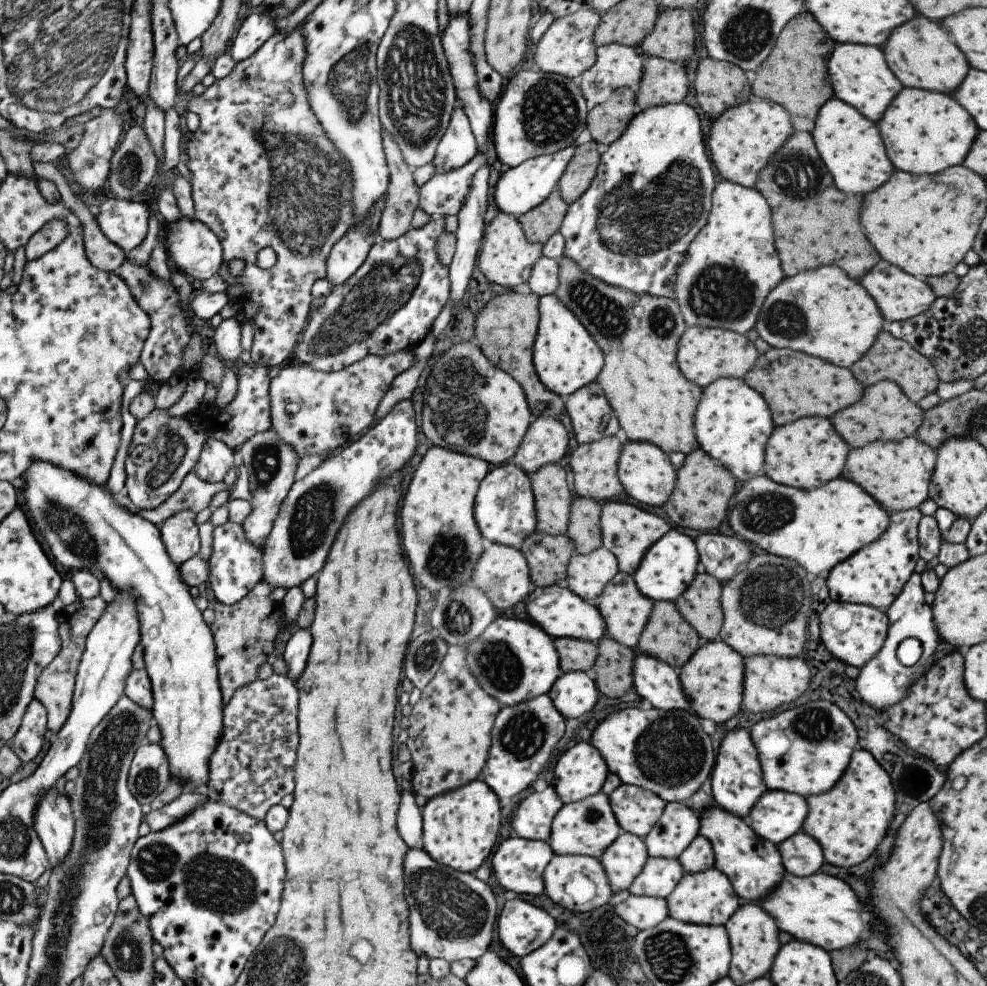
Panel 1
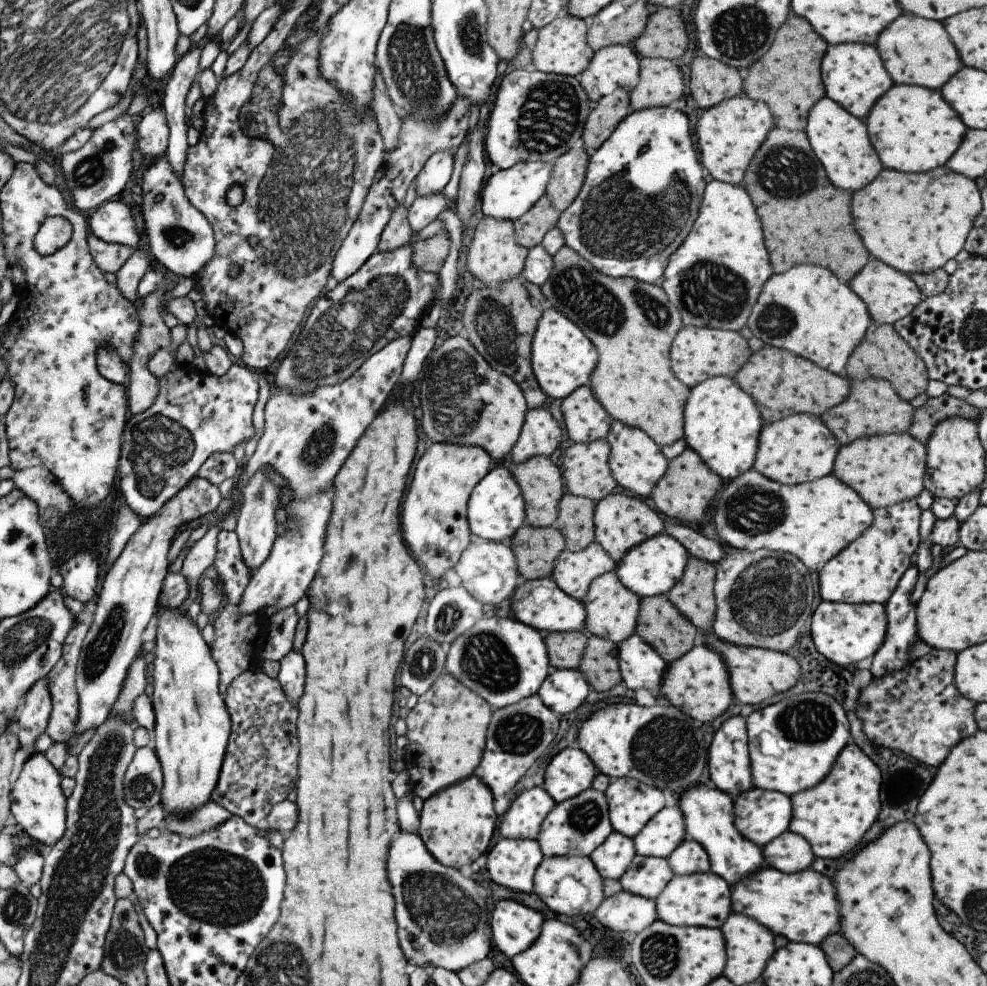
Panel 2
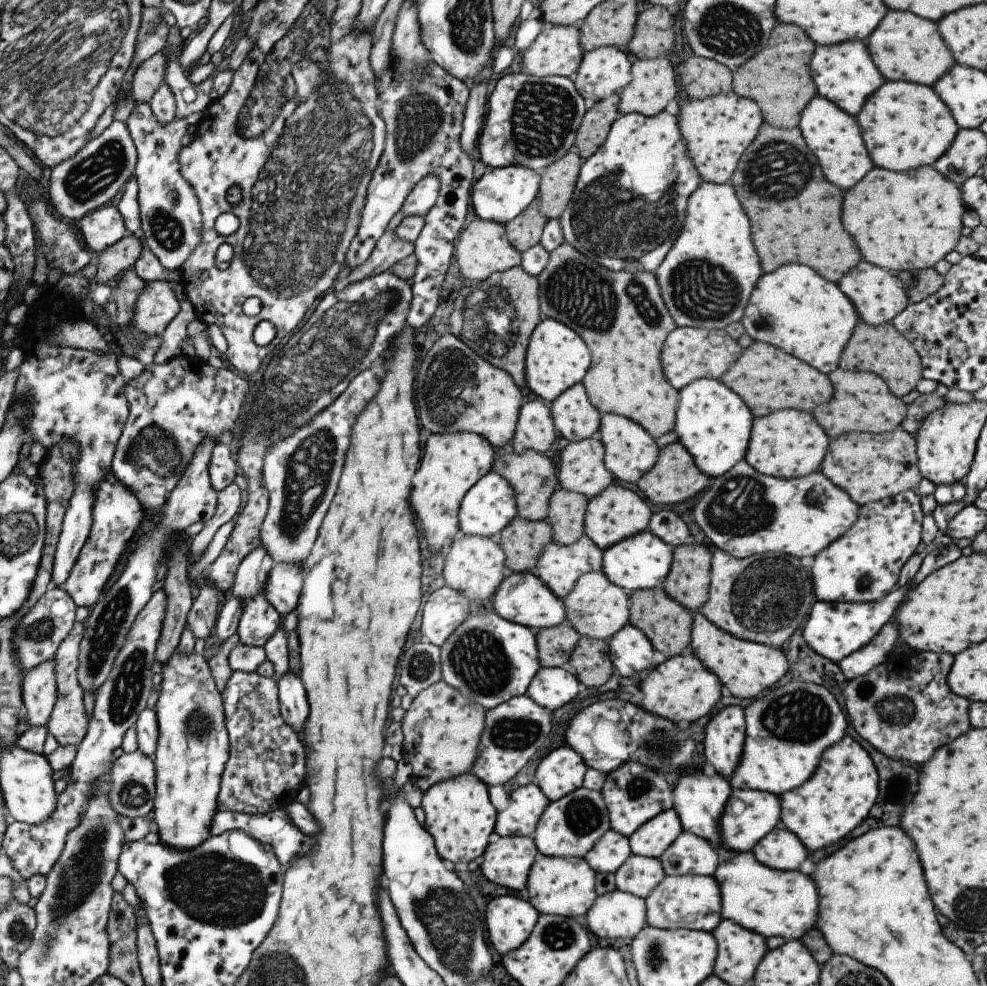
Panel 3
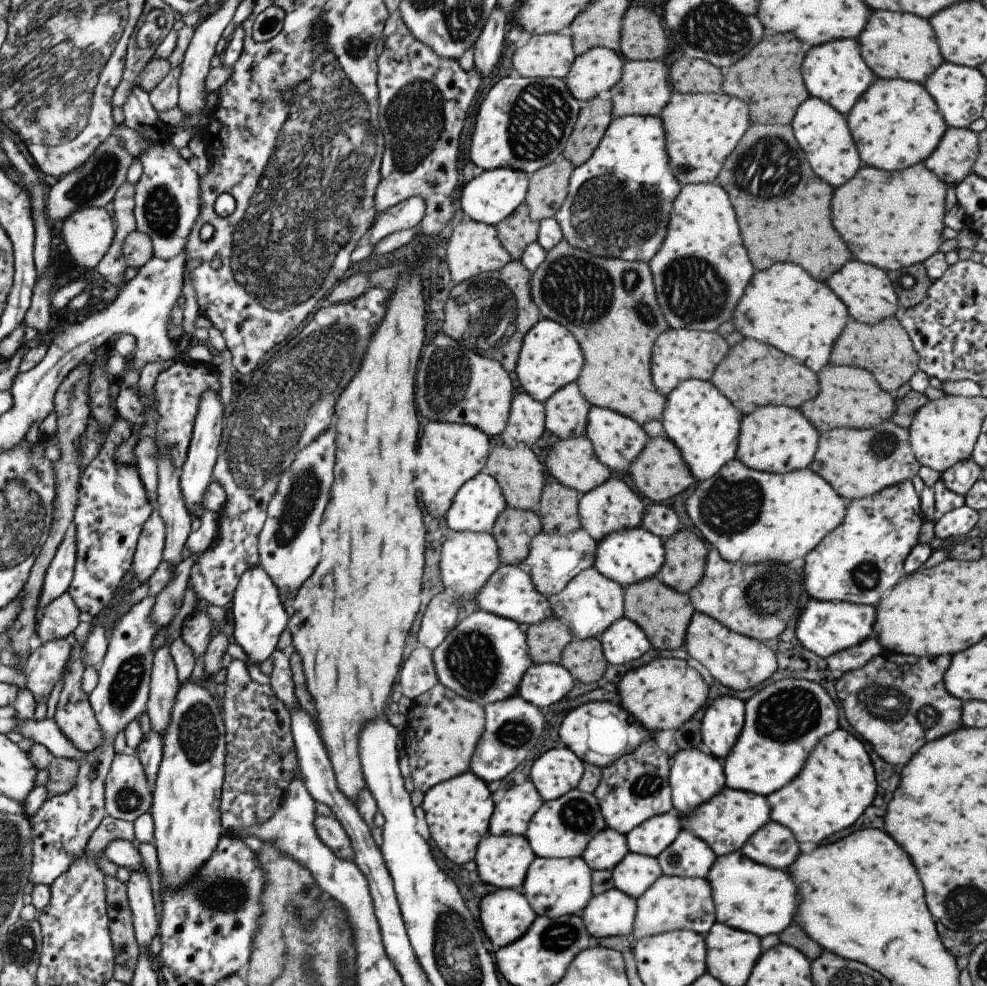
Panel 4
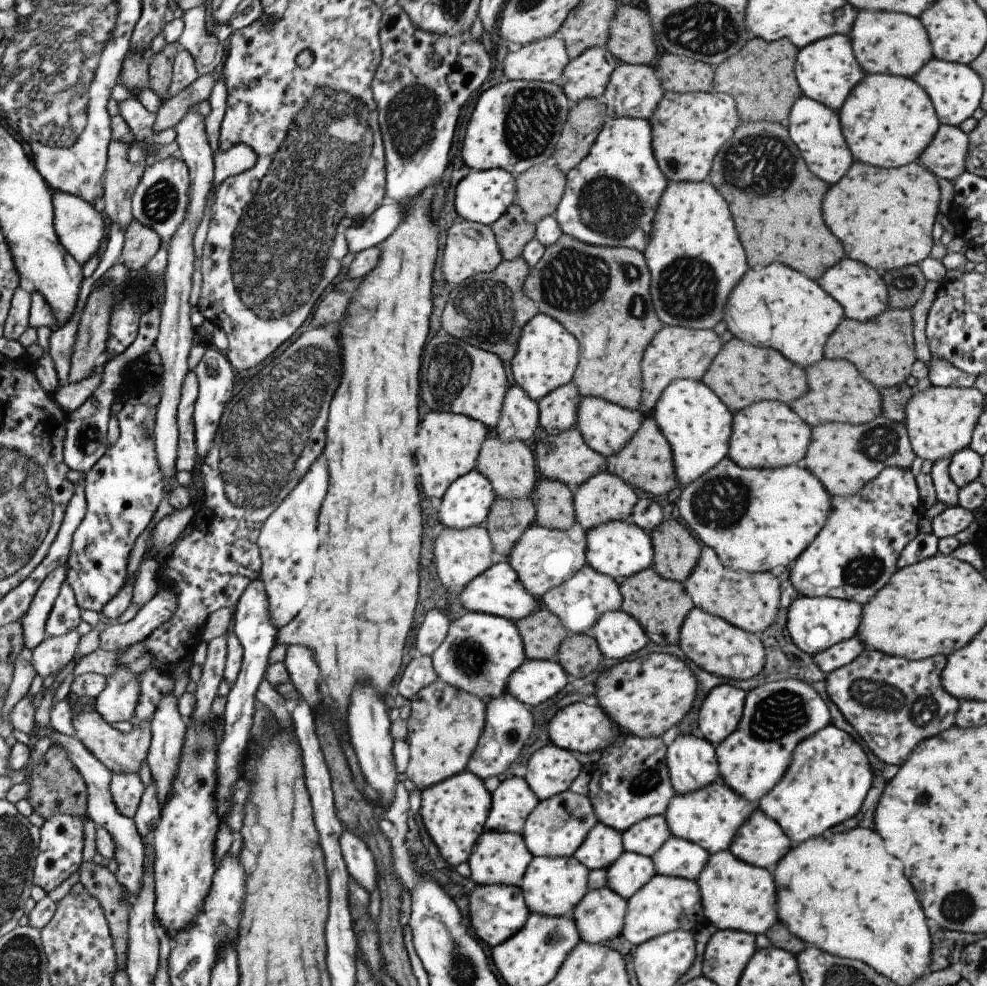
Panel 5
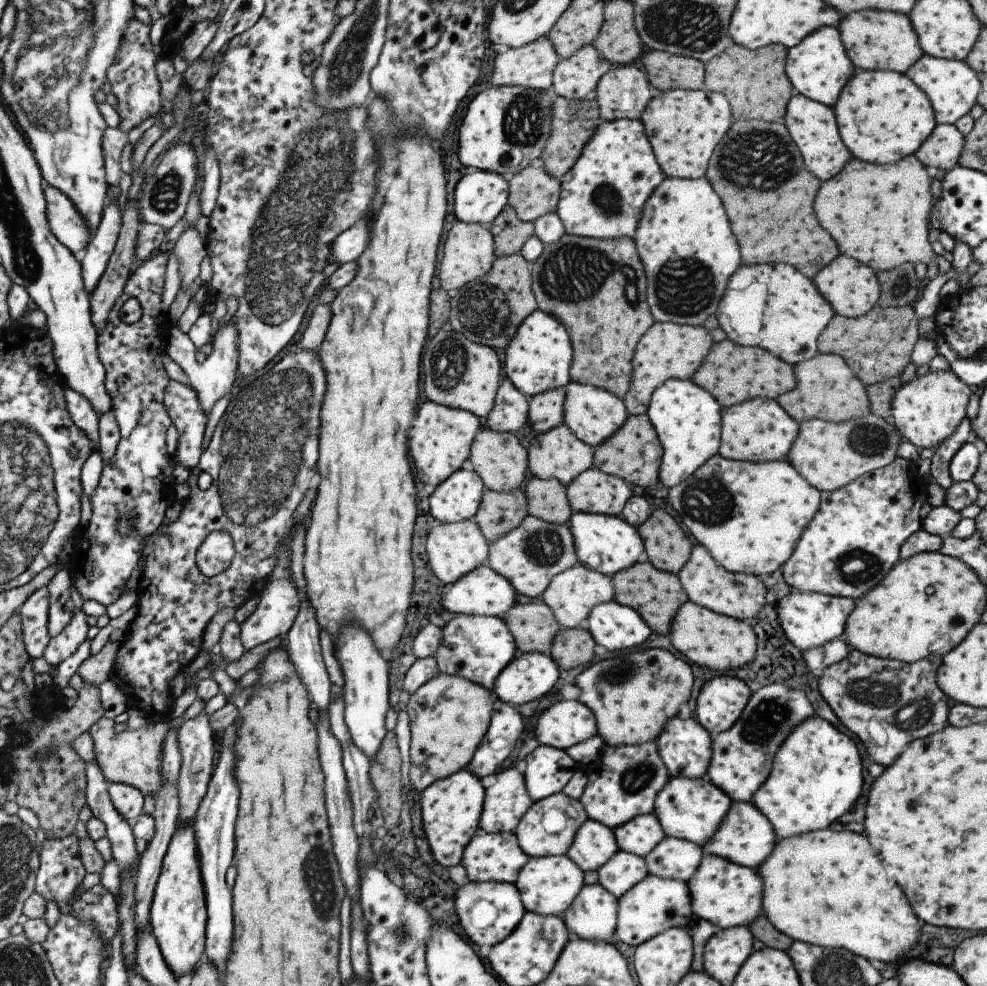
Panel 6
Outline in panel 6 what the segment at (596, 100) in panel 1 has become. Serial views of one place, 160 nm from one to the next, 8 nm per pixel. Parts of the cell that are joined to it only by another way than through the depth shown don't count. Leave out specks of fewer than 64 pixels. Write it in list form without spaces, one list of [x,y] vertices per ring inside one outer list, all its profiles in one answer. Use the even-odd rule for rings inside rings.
[[[590,44],[583,45],[569,58],[560,59],[555,65],[552,72],[550,93],[553,96],[559,95],[560,97],[565,97],[569,100],[590,98],[593,95],[593,90],[596,87],[597,81],[600,80],[603,74],[605,74],[611,66],[612,64],[600,56]]]

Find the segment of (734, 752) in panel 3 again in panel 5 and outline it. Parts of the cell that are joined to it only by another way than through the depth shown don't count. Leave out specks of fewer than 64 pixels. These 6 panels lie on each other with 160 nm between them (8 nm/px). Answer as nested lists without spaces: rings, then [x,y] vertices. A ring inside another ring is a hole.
[[[729,682],[709,690],[697,714],[698,730],[702,738],[716,746],[736,729],[746,693]]]

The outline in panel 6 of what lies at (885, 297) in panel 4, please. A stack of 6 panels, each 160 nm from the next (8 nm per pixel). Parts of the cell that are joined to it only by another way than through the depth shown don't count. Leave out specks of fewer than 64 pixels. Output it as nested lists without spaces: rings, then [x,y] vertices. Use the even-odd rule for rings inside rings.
[[[837,256],[830,260],[811,278],[819,294],[829,303],[834,314],[847,318],[857,318],[876,305],[880,288],[876,273],[868,266],[848,256]]]

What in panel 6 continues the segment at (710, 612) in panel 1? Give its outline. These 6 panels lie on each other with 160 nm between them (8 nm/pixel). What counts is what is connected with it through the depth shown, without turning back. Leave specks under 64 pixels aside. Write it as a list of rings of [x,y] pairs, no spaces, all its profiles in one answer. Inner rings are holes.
[[[661,508],[651,511],[636,529],[642,538],[643,558],[657,570],[677,574],[688,561],[691,541]]]

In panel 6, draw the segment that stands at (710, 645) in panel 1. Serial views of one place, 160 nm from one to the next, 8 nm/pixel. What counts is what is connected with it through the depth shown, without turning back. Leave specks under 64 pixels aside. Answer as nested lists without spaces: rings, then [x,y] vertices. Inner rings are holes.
[[[661,645],[655,649],[619,651],[613,658],[587,666],[575,676],[573,685],[579,688],[576,700],[591,711],[596,734],[602,738],[604,746],[638,745],[655,740],[662,726],[677,714],[679,705],[690,697],[692,672],[684,658]]]

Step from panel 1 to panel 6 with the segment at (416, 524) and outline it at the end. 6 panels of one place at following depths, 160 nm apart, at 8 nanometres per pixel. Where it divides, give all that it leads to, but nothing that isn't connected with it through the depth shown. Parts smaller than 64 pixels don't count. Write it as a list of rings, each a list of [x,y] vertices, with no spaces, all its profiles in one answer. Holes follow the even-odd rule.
[[[429,400],[423,402],[423,406],[419,406],[419,418],[415,418],[415,436],[411,438],[411,442],[415,440],[415,444],[411,444],[411,460],[415,462],[419,480],[436,487],[454,473],[468,457],[469,445],[483,425],[482,420],[469,411],[439,406]]]

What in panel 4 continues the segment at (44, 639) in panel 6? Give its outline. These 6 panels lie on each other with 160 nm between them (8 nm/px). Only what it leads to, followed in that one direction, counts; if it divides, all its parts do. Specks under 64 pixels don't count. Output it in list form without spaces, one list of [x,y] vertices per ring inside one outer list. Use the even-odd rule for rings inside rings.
[[[72,526],[64,536],[47,571],[38,604],[39,616],[41,616],[41,610],[48,607],[62,594],[68,592],[74,577],[77,561],[78,536],[76,527]]]

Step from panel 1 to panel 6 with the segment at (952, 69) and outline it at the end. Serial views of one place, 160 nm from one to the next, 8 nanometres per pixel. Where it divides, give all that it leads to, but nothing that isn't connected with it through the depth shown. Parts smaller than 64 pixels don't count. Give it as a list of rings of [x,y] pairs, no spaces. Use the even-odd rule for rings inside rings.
[[[859,10],[846,14],[835,27],[855,70],[884,70],[904,74],[923,54],[908,16],[901,13]]]

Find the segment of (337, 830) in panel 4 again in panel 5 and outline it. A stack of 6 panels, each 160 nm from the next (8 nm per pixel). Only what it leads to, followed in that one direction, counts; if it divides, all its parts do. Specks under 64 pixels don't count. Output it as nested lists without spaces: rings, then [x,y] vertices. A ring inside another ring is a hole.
[[[345,831],[341,837],[341,846],[350,876],[370,894],[375,890],[376,864],[372,852],[363,839],[351,831]]]

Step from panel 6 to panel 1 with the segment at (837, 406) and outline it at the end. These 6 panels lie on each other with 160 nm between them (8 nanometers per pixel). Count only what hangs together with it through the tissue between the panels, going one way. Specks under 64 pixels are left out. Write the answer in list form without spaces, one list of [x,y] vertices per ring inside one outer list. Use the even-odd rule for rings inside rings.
[[[880,380],[864,387],[857,402],[838,410],[831,416],[831,424],[850,449],[858,449],[873,441],[897,441],[916,434],[922,421],[922,410],[912,403],[893,381]]]

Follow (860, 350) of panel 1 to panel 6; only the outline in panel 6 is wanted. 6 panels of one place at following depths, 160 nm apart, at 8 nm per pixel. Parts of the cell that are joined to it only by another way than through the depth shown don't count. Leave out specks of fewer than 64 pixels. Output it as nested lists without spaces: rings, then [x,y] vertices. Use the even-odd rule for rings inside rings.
[[[787,264],[739,266],[739,270],[735,270],[735,274],[731,274],[731,278],[727,280],[725,292],[715,312],[721,330],[731,342],[739,346],[759,346],[777,358],[783,358],[787,364],[795,364],[799,360],[815,356],[817,353],[815,340],[818,340],[817,336],[822,333],[833,315],[833,309],[819,291],[813,288],[813,282]]]

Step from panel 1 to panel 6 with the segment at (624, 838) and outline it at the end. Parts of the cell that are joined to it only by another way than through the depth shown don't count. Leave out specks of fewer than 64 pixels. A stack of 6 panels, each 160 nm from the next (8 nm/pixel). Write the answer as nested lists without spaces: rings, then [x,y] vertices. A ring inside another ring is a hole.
[[[585,819],[575,831],[565,855],[579,870],[597,871],[617,850],[612,829],[600,822]]]

